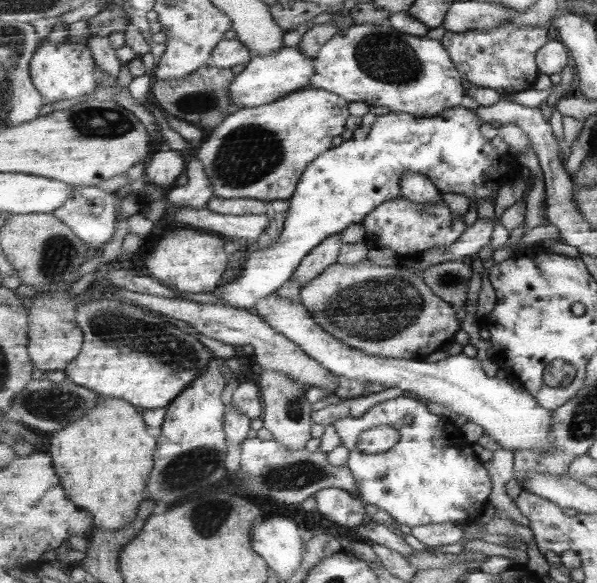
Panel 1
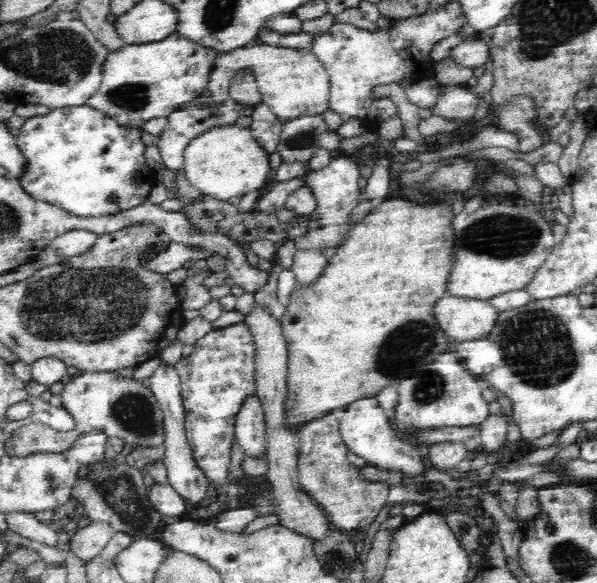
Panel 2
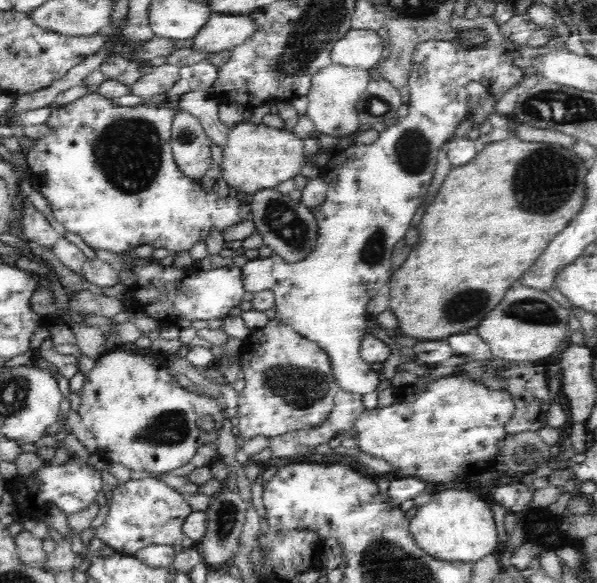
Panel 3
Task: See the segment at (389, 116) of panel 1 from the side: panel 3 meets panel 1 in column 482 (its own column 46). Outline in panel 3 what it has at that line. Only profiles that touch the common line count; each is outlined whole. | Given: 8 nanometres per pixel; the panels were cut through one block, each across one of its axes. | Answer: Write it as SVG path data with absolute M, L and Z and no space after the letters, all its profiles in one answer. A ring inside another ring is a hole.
M209 57L203 58L200 62L180 67L180 80L174 84L170 91L166 92L166 104L164 106L118 106L114 104L112 100L109 100L106 96L98 94L97 92L91 92L82 96L82 98L76 98L75 102L70 102L68 105L58 107L57 109L51 109L49 117L46 119L45 125L48 126L48 130L40 136L40 138L34 139L34 144L25 151L25 160L29 174L35 178L36 182L40 184L40 192L42 196L46 198L48 206L52 208L52 214L54 218L64 225L64 228L70 233L79 235L82 240L91 248L96 250L106 249L114 253L121 253L123 250L133 249L142 244L148 244L154 249L164 248L168 252L178 254L183 251L190 251L191 248L199 241L205 241L212 228L216 228L222 232L223 228L233 225L239 220L250 217L249 204L244 201L243 197L229 197L220 198L212 190L207 192L202 183L196 180L190 180L186 178L175 163L173 157L173 150L171 149L172 140L172 124L174 120L174 111L178 109L178 102L181 101L182 94L196 90L211 90L212 84L217 79L219 68L212 64Z

